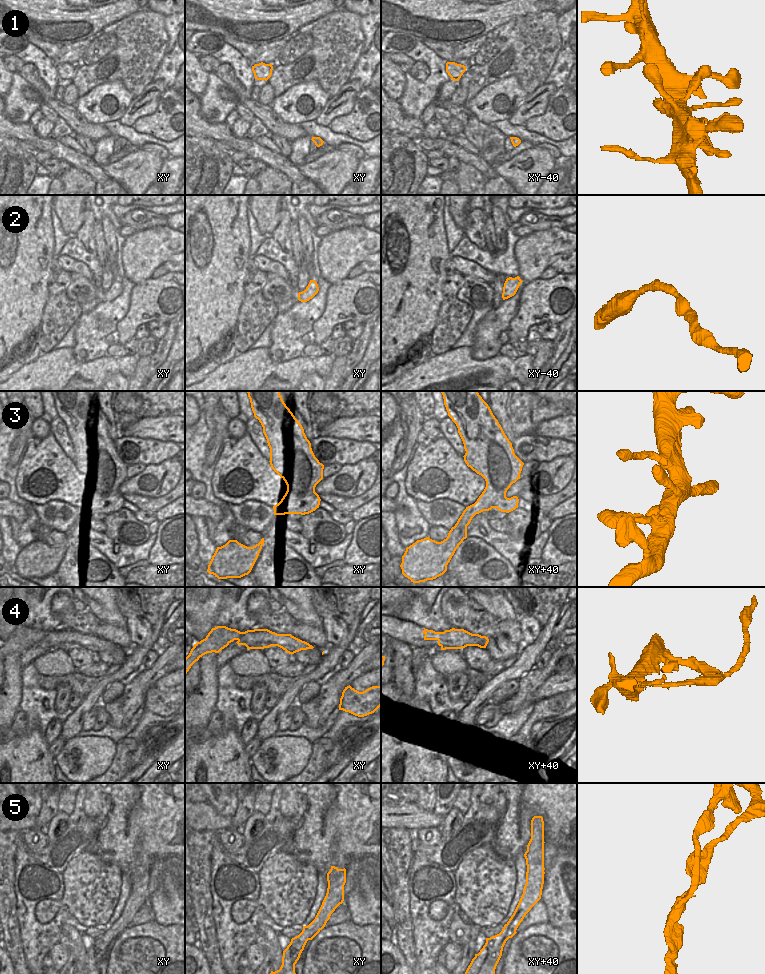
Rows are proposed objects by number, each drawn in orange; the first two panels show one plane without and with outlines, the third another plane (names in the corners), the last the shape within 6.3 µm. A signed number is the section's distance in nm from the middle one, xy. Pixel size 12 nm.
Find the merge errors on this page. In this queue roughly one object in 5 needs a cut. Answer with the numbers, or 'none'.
4, 5

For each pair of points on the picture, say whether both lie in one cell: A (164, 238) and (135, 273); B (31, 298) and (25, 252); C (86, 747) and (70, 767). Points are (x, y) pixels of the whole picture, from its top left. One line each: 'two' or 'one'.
A: one
B: one
C: one

